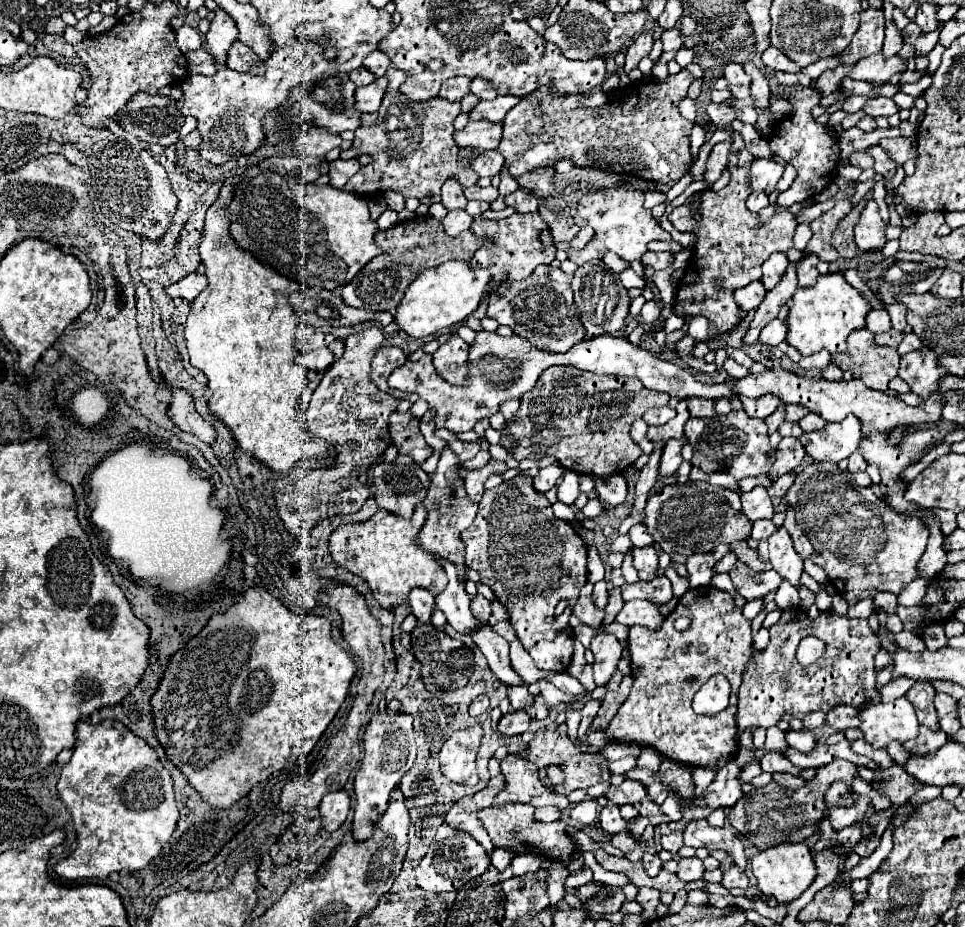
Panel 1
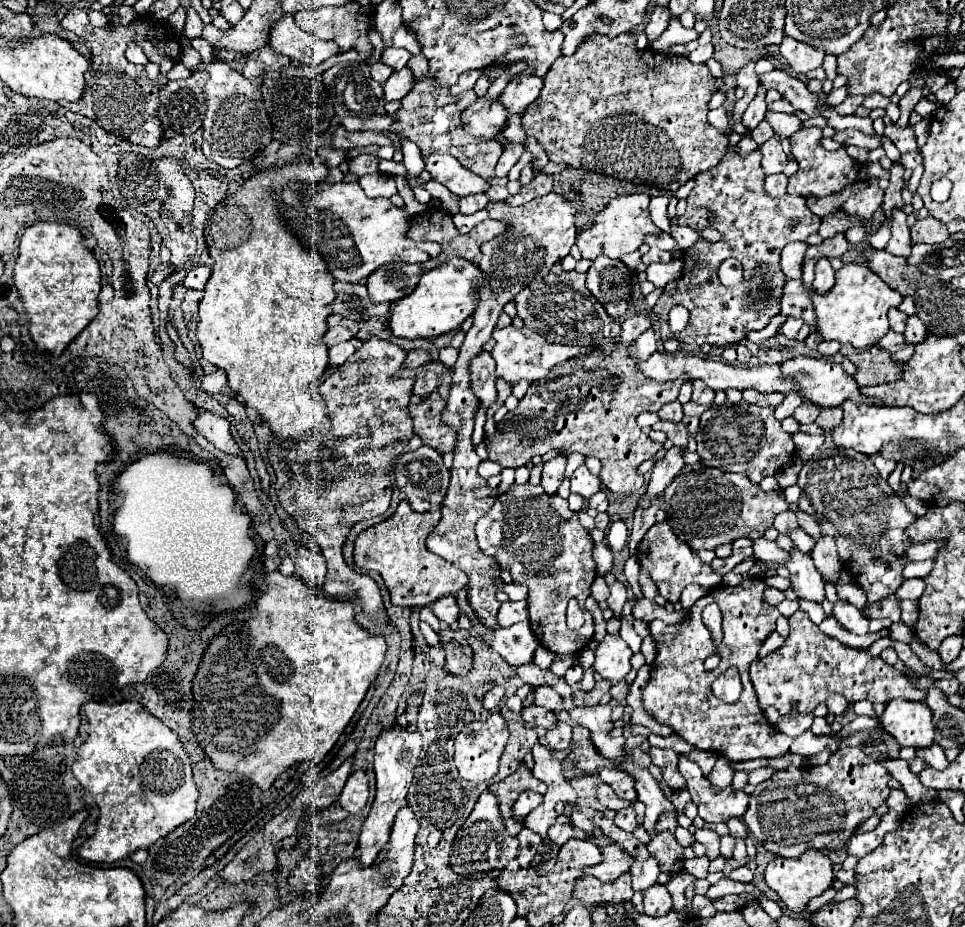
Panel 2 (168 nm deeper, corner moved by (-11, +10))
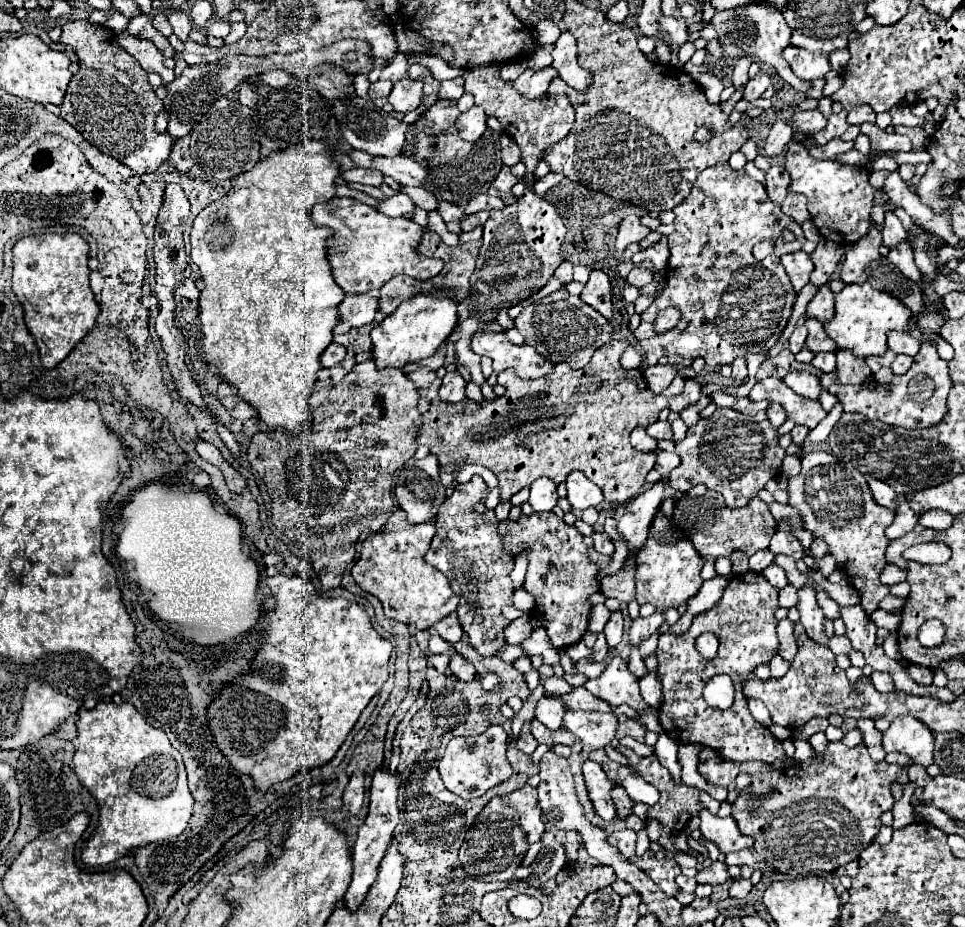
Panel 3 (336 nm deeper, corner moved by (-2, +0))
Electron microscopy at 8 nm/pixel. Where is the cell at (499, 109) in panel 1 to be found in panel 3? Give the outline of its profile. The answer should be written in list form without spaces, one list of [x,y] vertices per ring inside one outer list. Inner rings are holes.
[[[544,67],[544,69],[526,69],[516,81],[514,81],[514,89],[520,91],[524,97],[528,99],[538,99],[542,93],[546,93],[550,81],[558,75],[558,71],[554,71],[554,67]]]

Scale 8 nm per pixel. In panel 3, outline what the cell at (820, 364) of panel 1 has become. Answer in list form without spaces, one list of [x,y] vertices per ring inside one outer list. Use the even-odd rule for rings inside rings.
[[[818,353],[812,361],[812,365],[816,369],[820,369],[822,373],[832,373],[836,369],[836,355],[834,353]]]

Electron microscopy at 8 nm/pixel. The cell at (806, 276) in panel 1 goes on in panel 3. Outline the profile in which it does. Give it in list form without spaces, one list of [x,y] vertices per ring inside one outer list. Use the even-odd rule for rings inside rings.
[[[822,285],[820,291],[814,295],[814,299],[808,303],[806,315],[812,319],[818,319],[822,323],[830,321],[834,317],[834,293],[828,285]]]

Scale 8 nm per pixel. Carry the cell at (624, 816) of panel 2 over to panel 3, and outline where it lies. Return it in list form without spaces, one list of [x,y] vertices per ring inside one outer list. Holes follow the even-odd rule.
[[[622,829],[622,831],[614,831],[608,835],[608,843],[614,845],[618,849],[620,855],[624,857],[632,857],[636,851],[636,833],[632,829]]]

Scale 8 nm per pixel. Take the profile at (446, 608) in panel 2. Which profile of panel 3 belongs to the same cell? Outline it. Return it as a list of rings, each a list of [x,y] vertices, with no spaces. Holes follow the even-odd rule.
[[[456,613],[444,617],[440,623],[434,625],[434,629],[436,629],[438,635],[440,635],[444,641],[448,641],[448,643],[458,643],[458,641],[464,639],[464,631],[462,631],[462,627],[460,627],[460,623],[458,623],[458,619],[456,619]]]

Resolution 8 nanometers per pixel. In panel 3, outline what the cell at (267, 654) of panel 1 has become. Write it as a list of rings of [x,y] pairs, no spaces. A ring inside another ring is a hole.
[[[276,575],[266,579],[278,603],[270,615],[266,641],[254,659],[254,669],[240,681],[222,689],[208,709],[208,725],[218,749],[240,771],[254,779],[260,791],[268,791],[274,783],[290,779],[300,771],[326,765],[370,699],[382,689],[388,679],[388,659],[392,645],[376,633],[366,611],[344,597],[326,599],[316,593],[308,577]]]

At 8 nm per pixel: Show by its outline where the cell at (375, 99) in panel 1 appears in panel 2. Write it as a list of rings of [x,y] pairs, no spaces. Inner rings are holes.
[[[407,67],[401,69],[401,71],[393,71],[393,75],[383,85],[385,101],[397,101],[399,97],[407,95],[407,91],[411,87],[413,87],[413,75],[411,75],[411,71]]]

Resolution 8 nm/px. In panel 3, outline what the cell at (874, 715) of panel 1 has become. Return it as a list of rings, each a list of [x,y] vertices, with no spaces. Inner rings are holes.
[[[906,715],[890,723],[884,733],[884,749],[886,753],[904,753],[916,763],[928,767],[934,763],[934,733],[922,721]]]

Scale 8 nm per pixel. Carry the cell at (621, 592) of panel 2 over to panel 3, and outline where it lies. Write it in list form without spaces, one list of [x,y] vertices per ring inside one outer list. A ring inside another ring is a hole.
[[[614,611],[610,621],[606,623],[606,629],[604,629],[610,649],[616,649],[616,645],[622,641],[622,631],[624,631],[624,617],[620,611]]]

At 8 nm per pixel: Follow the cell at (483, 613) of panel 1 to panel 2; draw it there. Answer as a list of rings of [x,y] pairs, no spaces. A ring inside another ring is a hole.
[[[503,601],[497,613],[497,623],[501,627],[511,627],[513,623],[527,621],[527,619],[529,619],[527,601]]]

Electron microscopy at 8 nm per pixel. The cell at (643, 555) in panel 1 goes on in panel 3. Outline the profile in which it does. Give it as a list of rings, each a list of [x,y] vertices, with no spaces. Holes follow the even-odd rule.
[[[658,509],[658,513],[654,515],[654,523],[650,527],[650,539],[646,541],[646,545],[638,553],[638,565],[636,565],[636,601],[640,605],[652,603],[656,607],[660,607],[660,605],[680,607],[682,603],[686,603],[688,599],[692,599],[700,591],[700,587],[704,583],[704,579],[700,577],[700,571],[704,567],[704,559],[698,555],[698,551],[694,549],[694,545],[690,543],[690,539],[688,541],[680,539],[680,541],[666,543],[664,541],[666,529],[670,531],[672,523]]]

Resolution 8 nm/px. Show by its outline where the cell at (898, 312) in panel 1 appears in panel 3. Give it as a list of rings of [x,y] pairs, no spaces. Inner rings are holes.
[[[898,355],[896,361],[890,365],[890,369],[892,369],[894,375],[904,375],[904,373],[910,369],[910,365],[912,365],[912,357],[908,357],[908,355]]]

